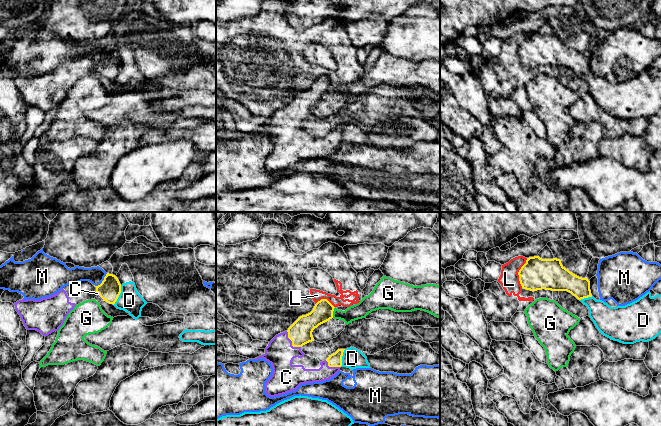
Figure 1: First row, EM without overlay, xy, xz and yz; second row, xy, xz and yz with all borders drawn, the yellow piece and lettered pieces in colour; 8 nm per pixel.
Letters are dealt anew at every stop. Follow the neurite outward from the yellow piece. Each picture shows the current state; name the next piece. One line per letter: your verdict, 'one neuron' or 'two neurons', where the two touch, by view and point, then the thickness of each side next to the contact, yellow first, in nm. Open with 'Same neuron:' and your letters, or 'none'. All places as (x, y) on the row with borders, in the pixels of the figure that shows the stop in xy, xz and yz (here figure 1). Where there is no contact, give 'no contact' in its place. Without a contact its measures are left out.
Same neuron: C
C: one neuron; contact xz (292, 342); calibres 190 and 220 nm
D: two neurons; contact xy (119, 294); calibres 180 and 190 nm
G: two neurons; contact xz (332, 312); calibres 160 and 130 nm
L: two neurons; contact yz (518, 273); calibres 260 and 160 nm
M: two neurons; contact xy (102, 281); calibres 180 and 140 nm

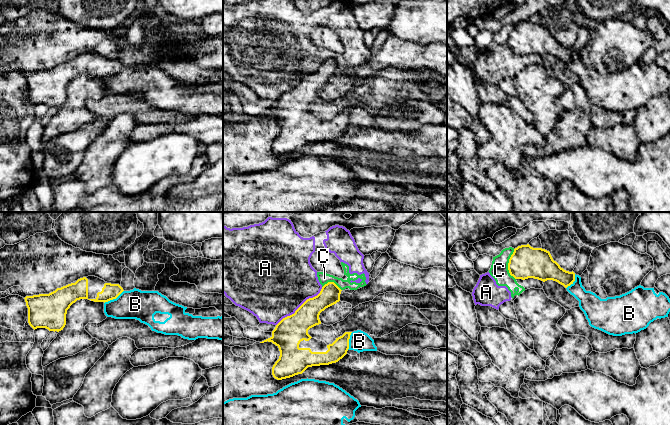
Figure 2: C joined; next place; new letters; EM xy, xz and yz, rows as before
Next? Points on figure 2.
Same neuron: none
A: two neurons; contact xz (300, 306); calibres 240 and 500 nm
B: two neurons; contact xy (113, 298); calibres 130 and 240 nm
C: two neurons; contact yz (508, 264); calibres 260 and 150 nm

